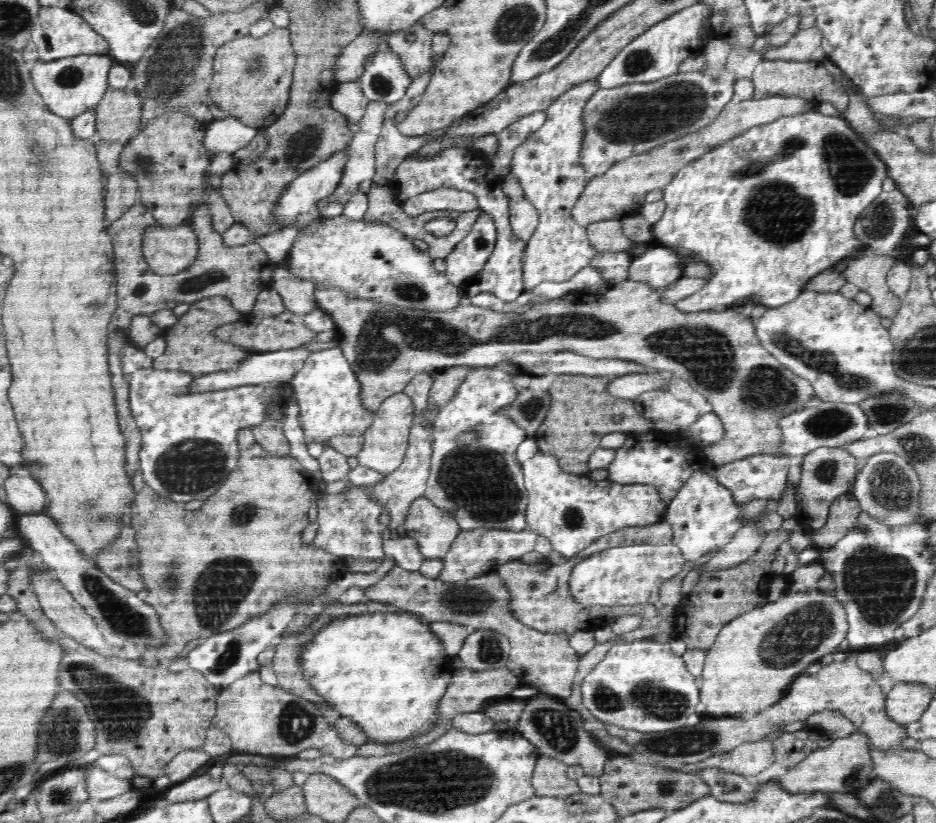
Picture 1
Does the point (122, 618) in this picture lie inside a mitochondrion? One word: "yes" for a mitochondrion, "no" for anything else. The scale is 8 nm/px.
yes

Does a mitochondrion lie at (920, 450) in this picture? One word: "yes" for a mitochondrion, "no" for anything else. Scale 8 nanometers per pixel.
yes

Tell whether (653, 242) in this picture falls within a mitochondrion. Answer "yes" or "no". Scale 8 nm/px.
no

